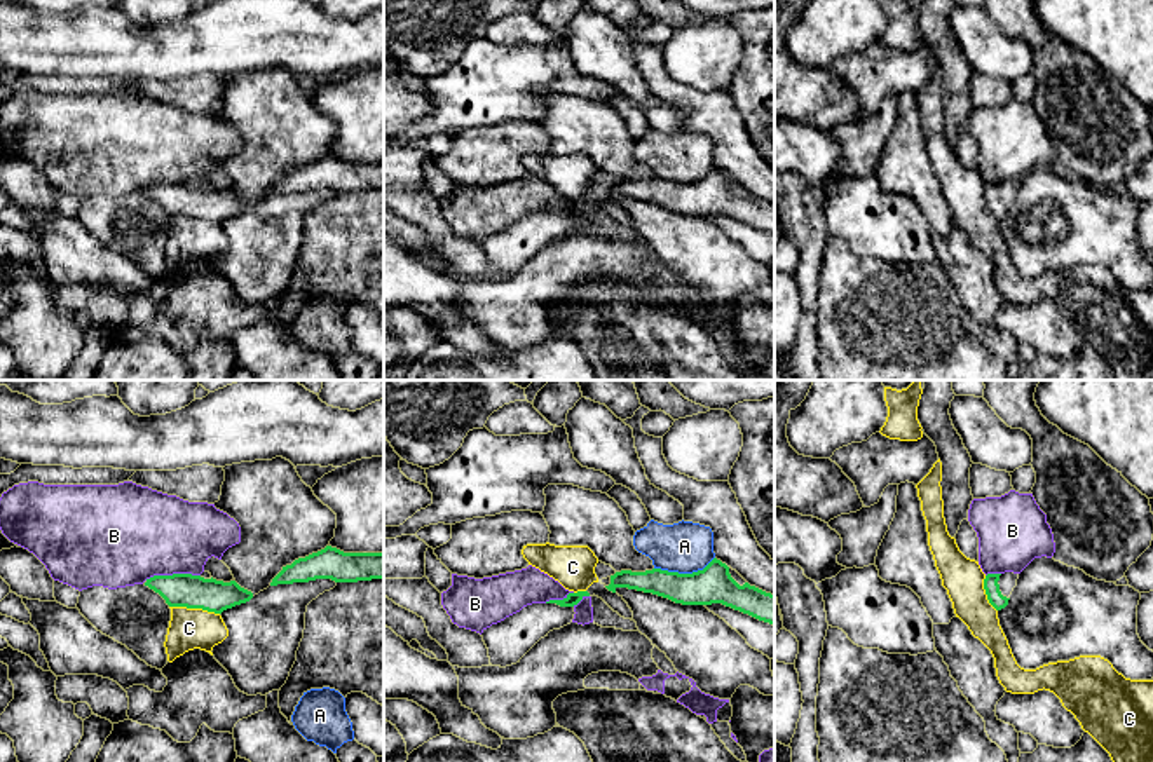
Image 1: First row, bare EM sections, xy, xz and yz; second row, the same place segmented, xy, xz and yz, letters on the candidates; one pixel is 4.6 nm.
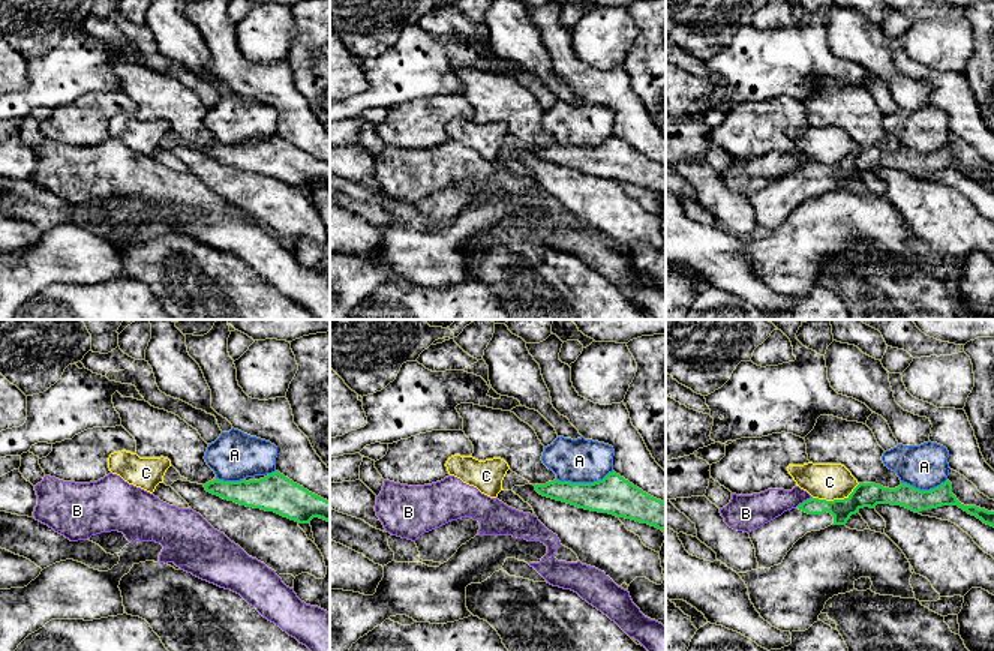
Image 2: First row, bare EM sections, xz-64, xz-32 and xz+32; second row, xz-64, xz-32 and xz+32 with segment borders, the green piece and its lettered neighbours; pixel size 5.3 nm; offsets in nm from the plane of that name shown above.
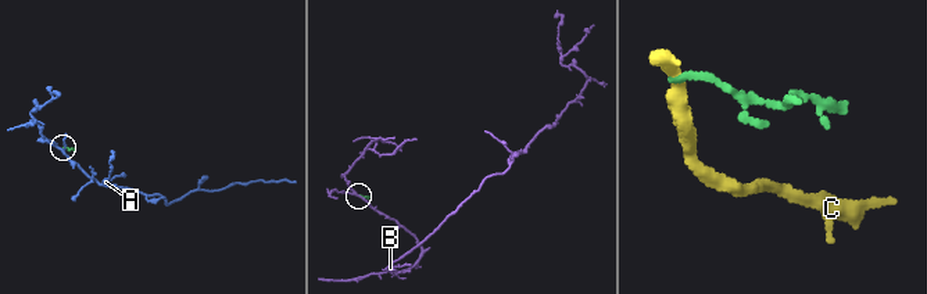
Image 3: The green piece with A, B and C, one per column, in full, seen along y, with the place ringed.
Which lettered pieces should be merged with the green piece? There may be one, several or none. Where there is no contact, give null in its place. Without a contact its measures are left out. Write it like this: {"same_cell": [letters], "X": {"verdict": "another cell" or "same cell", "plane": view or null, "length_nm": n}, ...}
{"same_cell": [], "A": {"verdict": "another cell", "plane": "xz", "length_nm": 280}, "B": {"verdict": "another cell", "plane": "xy", "length_nm": 260}, "C": {"verdict": "another cell", "plane": "xy", "length_nm": 240}}

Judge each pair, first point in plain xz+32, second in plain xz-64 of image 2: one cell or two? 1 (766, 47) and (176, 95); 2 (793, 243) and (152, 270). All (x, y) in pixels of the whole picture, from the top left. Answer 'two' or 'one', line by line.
1: two
2: two

